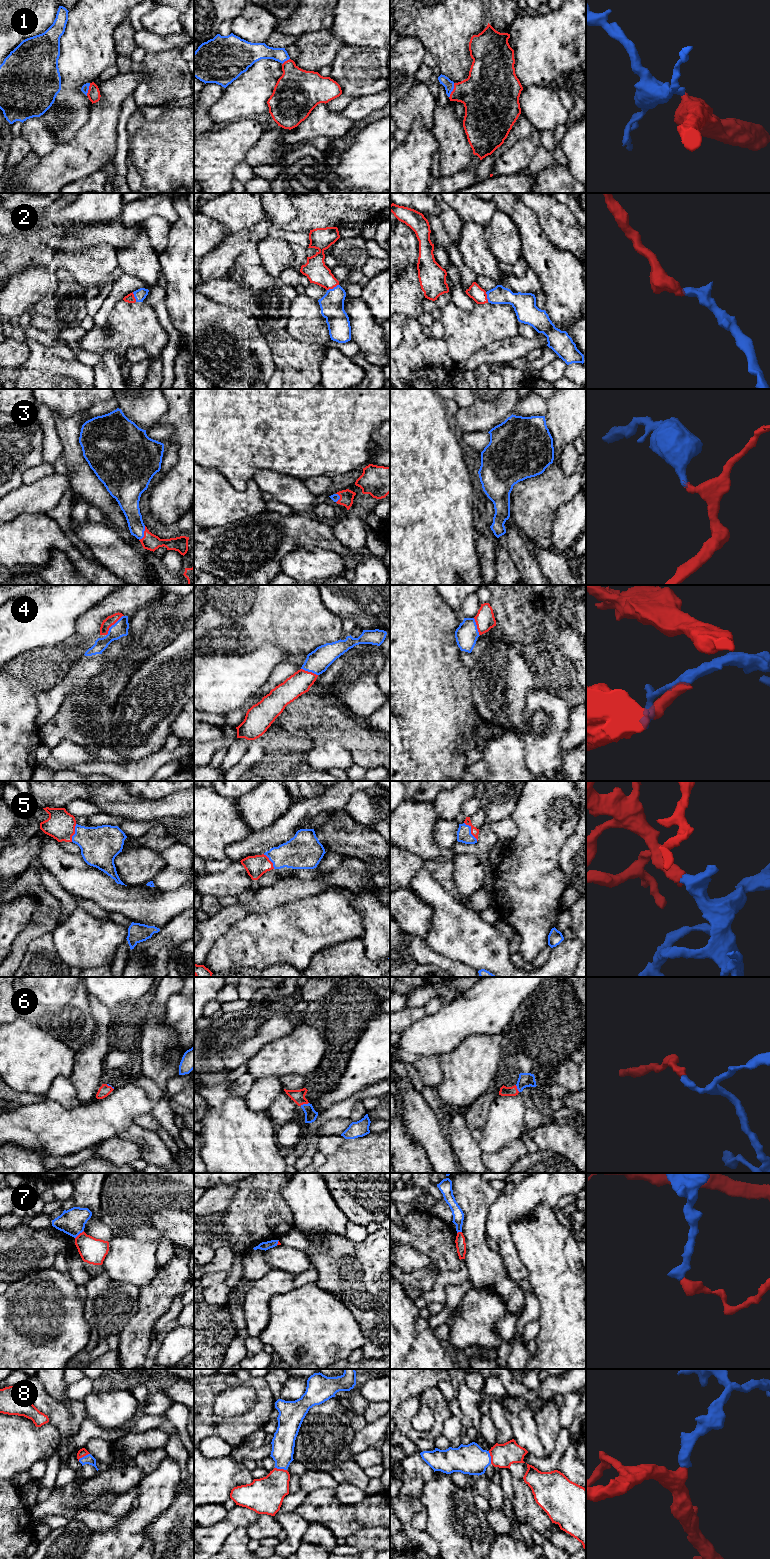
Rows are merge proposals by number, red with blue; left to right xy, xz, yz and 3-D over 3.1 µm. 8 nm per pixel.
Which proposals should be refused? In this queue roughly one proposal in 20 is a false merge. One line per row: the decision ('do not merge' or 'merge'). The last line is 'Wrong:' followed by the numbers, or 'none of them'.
1: merge
2: merge
3: merge
4: merge
5: merge
6: merge
7: do not merge
8: merge
Wrong: 7

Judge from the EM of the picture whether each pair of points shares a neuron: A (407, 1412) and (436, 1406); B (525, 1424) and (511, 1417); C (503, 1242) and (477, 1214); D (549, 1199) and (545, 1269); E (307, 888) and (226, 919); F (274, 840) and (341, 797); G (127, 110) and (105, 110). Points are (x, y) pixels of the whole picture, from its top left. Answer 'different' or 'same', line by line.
A: same
B: same
C: different
D: different
E: same
F: same
G: different

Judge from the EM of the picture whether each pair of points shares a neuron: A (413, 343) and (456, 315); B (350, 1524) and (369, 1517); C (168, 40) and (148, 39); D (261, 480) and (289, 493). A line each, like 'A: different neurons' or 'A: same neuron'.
A: same neuron
B: same neuron
C: same neuron
D: same neuron

